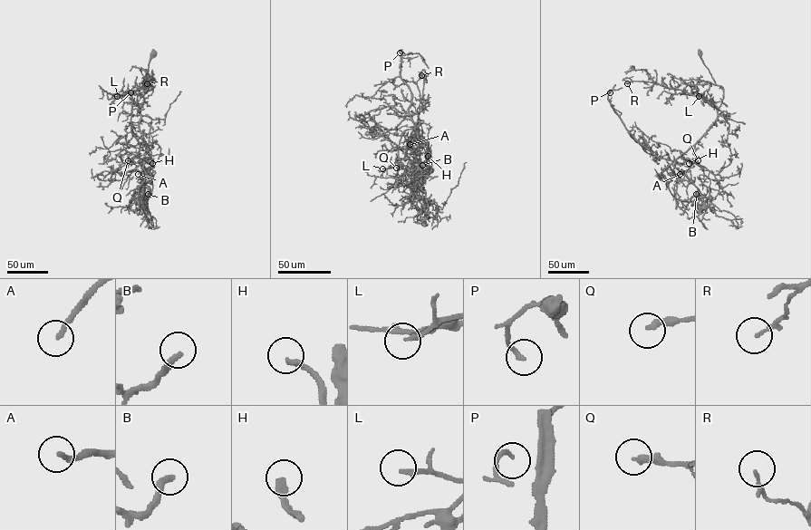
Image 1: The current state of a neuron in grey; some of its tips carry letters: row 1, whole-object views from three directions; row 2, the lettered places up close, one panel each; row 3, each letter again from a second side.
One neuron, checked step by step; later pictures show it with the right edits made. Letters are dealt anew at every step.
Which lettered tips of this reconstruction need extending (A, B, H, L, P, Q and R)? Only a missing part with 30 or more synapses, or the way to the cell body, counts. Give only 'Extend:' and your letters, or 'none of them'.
Extend: A, H

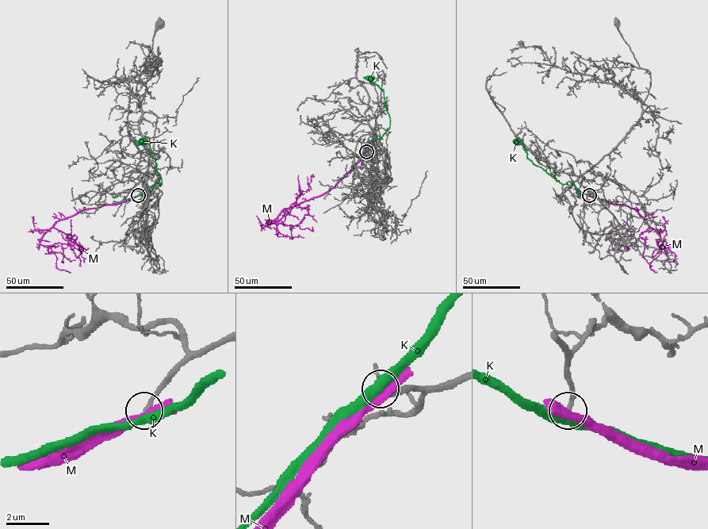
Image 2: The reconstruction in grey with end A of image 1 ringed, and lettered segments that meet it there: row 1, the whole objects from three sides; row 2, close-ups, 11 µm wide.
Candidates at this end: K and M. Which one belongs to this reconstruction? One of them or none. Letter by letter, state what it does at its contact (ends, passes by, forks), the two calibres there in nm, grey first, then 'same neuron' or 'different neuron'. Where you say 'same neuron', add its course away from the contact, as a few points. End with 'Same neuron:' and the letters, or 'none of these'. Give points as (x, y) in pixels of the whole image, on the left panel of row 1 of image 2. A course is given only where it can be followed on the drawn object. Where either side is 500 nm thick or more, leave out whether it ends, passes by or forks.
K: it passes by | 190/400 nm | different neuron
M: it passes by | 240/440 nm | different neuron
Same neuron: none of these

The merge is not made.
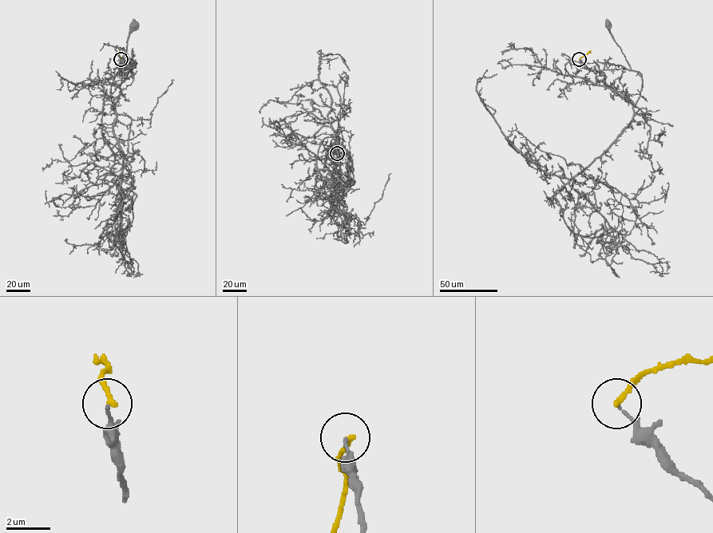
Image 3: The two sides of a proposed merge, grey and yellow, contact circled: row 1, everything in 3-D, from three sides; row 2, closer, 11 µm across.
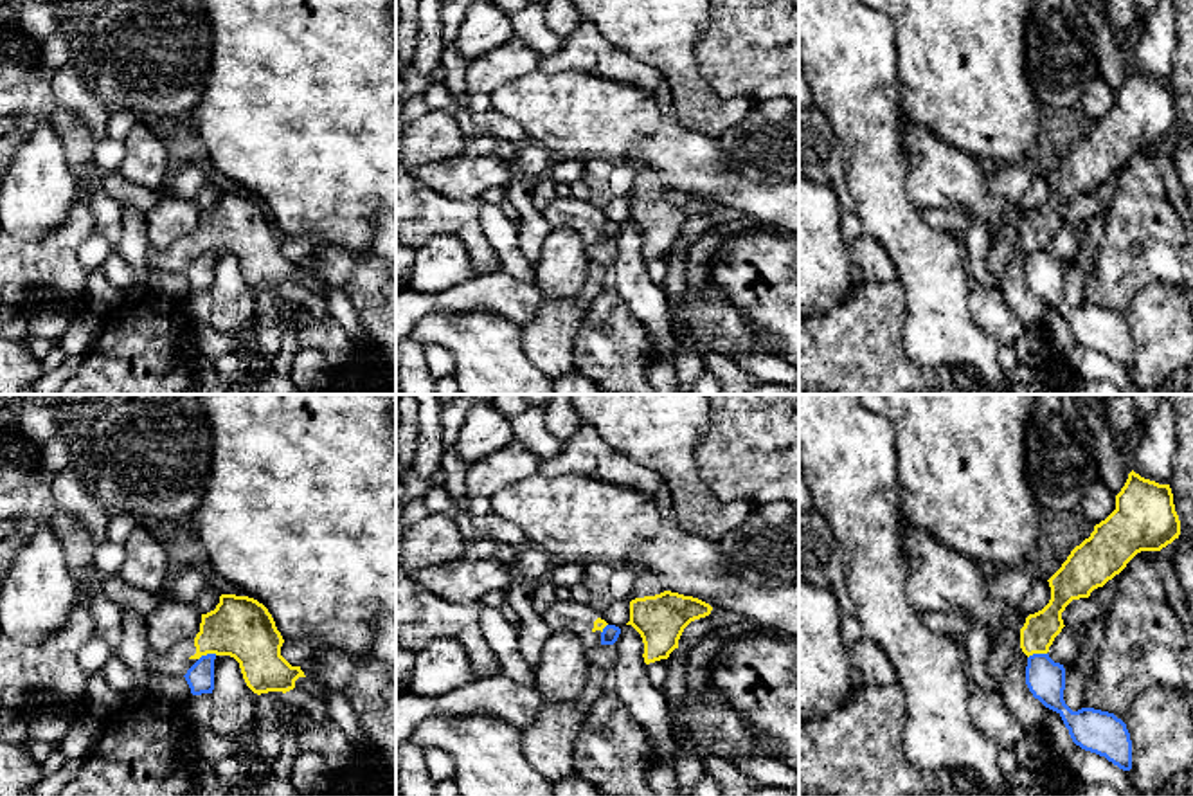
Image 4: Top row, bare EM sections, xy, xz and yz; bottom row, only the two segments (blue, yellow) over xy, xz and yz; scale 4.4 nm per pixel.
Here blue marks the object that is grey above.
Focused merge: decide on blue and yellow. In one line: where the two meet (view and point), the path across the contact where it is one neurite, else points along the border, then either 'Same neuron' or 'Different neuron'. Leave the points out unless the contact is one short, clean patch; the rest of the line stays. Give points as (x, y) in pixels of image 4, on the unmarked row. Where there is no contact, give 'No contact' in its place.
Touches blue at yz (1037, 251). Boundary: yz (1046, 249), (1035, 249), (1028, 254). Different neuron

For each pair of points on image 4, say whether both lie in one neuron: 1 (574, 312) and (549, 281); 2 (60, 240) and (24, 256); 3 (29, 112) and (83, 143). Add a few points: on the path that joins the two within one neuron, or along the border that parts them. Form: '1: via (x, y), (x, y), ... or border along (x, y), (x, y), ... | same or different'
1: border along (578, 296), (546, 299) | different
2: via (51, 249), (44, 256), (33, 256) | same
3: via (42, 112), (53, 112), (71, 130) | same

